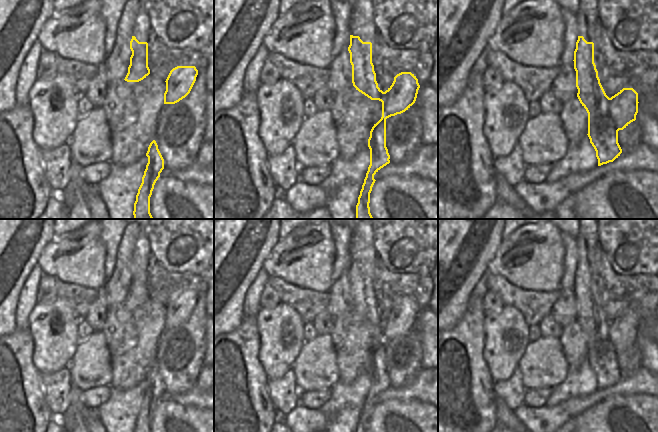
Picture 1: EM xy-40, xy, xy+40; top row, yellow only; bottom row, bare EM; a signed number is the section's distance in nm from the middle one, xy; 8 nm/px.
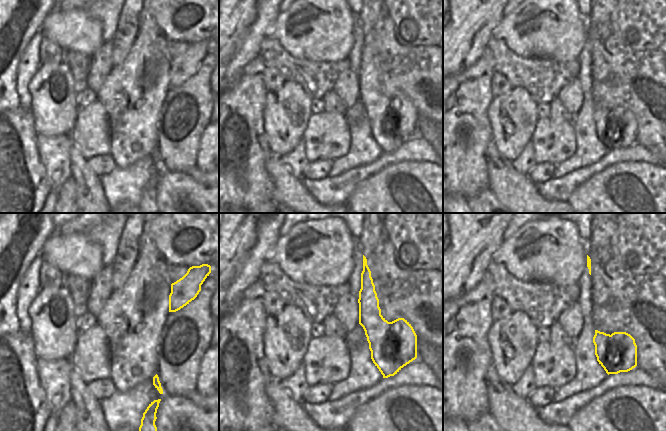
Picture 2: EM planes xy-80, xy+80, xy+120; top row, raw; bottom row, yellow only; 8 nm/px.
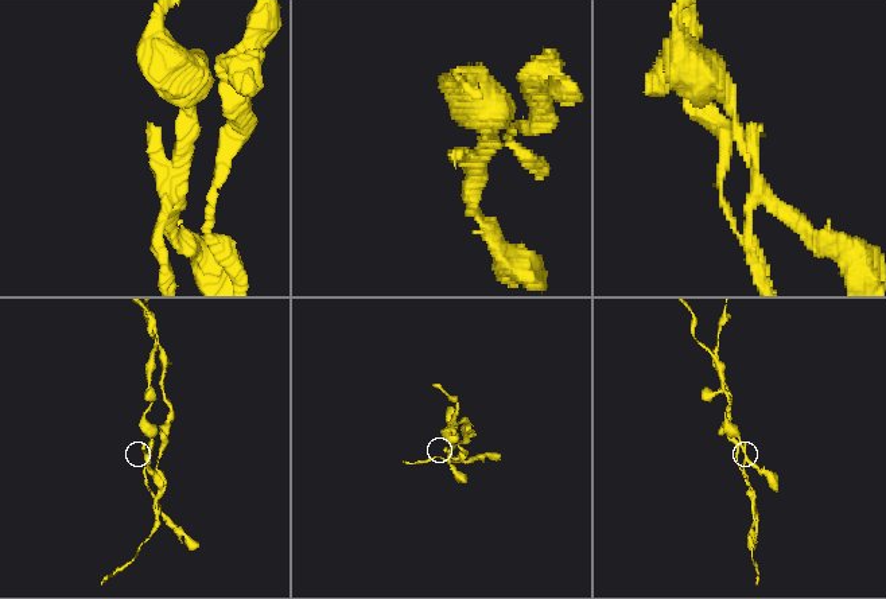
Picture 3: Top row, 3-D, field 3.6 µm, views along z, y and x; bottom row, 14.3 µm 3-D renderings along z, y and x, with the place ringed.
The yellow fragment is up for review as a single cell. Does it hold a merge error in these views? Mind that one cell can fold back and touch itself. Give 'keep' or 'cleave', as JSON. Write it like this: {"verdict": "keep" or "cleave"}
{"verdict": "cleave"}

